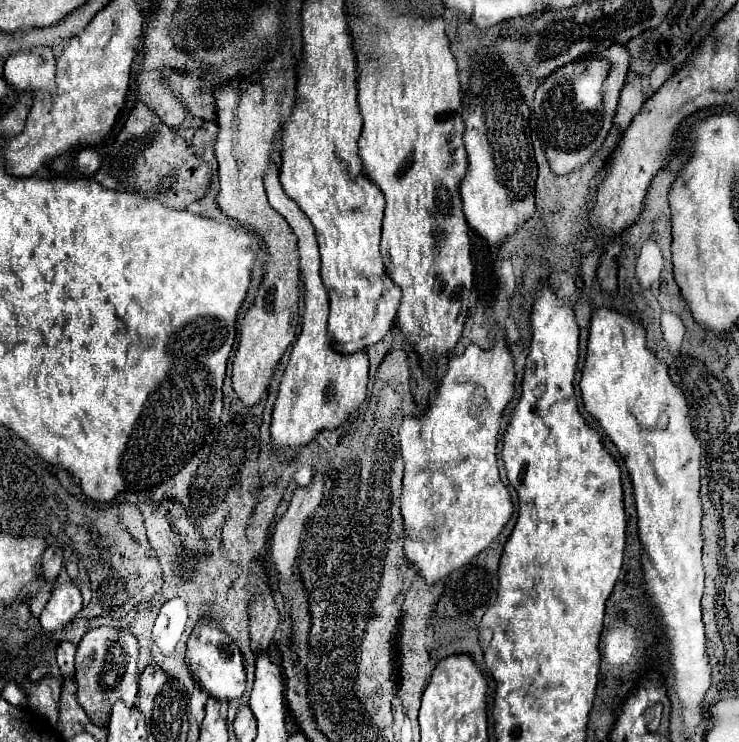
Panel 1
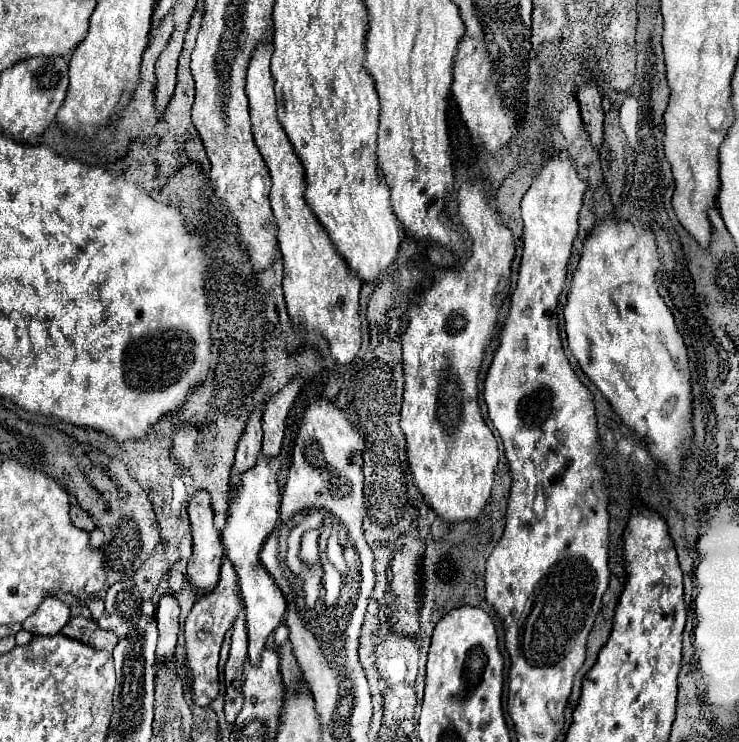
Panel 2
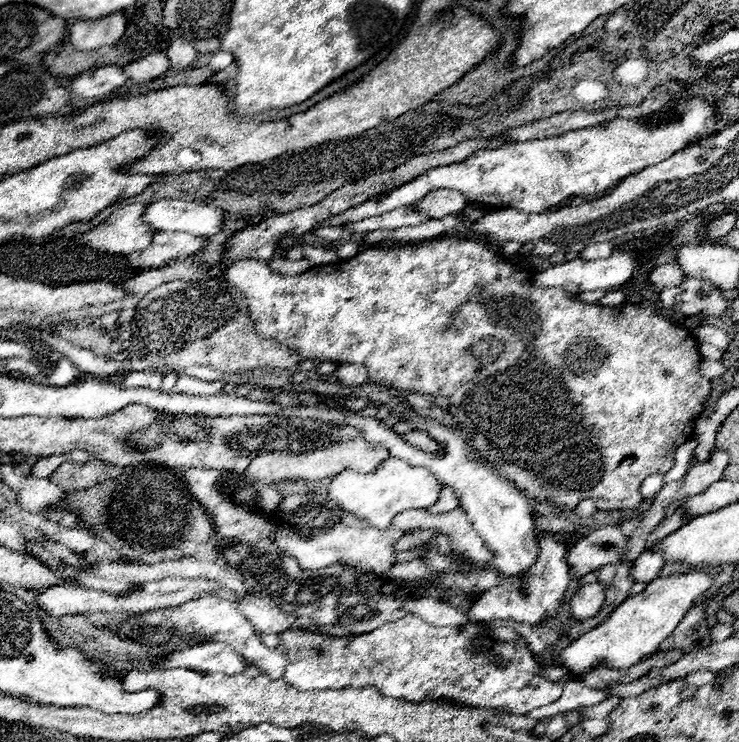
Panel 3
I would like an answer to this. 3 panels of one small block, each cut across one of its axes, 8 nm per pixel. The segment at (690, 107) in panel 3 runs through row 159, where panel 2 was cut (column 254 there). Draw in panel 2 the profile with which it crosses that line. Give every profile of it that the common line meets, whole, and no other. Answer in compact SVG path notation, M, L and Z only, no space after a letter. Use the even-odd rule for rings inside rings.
M262 454L258 456L258 464L248 470L242 476L242 484L236 492L230 492L230 506L228 506L228 518L226 528L222 532L222 542L226 546L226 556L234 564L234 570L238 574L238 586L240 594L244 598L246 608L246 628L248 628L248 644L250 644L250 660L252 666L260 664L260 654L264 650L266 638L282 624L286 614L286 598L282 590L278 590L272 576L264 570L260 564L260 548L264 546L270 532L278 526L280 518L280 490L276 484L276 474L284 466L284 458L266 460Z

